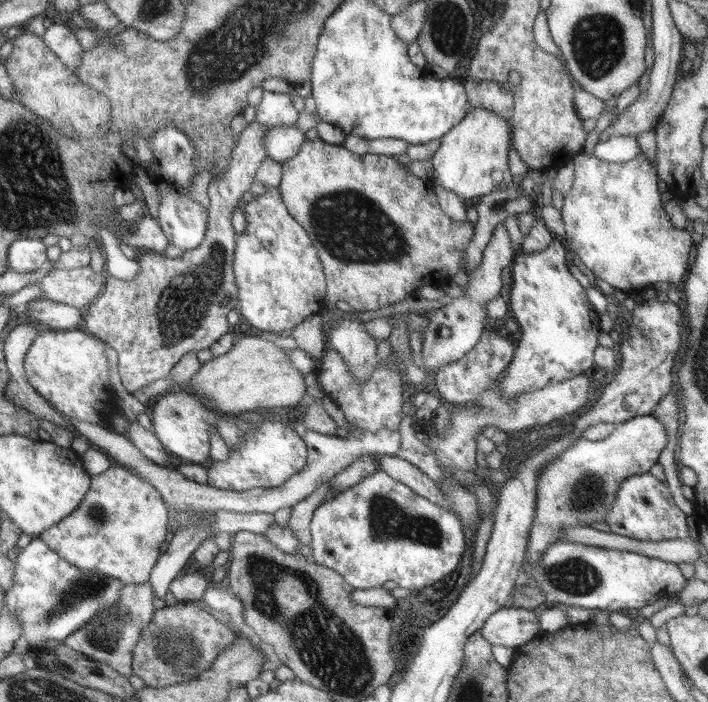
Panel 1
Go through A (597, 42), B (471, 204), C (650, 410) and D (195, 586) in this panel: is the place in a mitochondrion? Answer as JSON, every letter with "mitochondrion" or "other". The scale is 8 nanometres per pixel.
{"A":"mitochondrion","B":"other","C":"other","D":"other"}

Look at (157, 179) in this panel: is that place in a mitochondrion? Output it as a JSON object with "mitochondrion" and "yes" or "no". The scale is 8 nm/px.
{"mitochondrion":"no"}

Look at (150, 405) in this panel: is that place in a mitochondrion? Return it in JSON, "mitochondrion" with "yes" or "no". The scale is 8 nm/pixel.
{"mitochondrion":"no"}

